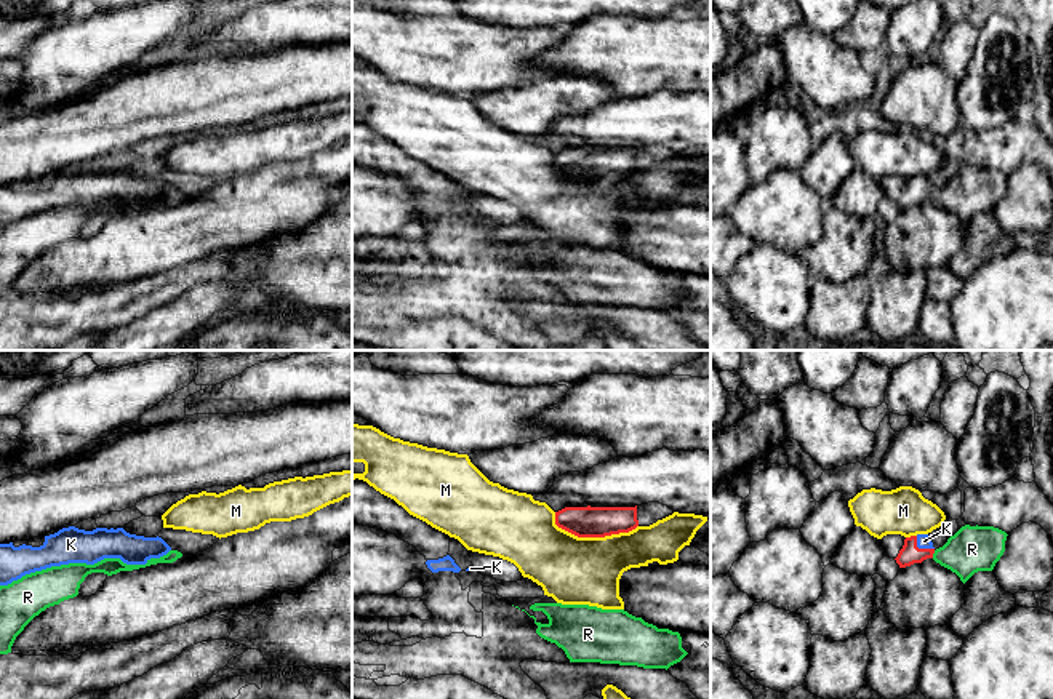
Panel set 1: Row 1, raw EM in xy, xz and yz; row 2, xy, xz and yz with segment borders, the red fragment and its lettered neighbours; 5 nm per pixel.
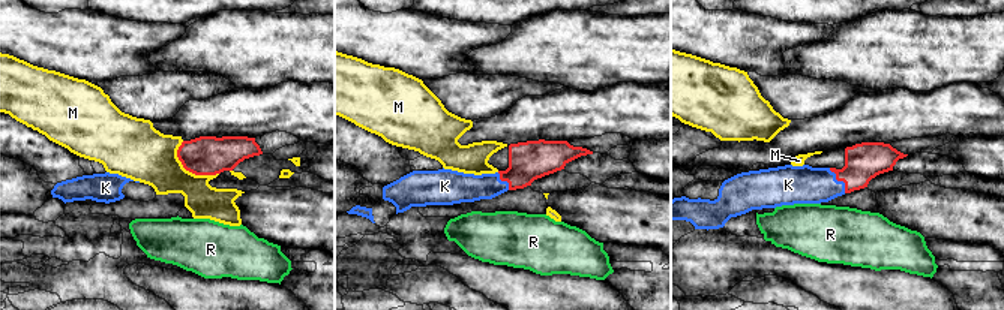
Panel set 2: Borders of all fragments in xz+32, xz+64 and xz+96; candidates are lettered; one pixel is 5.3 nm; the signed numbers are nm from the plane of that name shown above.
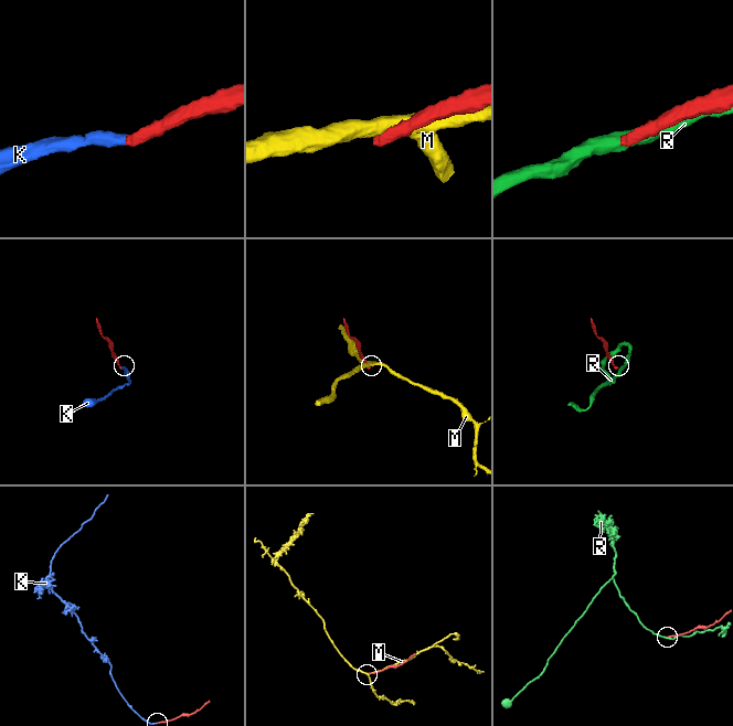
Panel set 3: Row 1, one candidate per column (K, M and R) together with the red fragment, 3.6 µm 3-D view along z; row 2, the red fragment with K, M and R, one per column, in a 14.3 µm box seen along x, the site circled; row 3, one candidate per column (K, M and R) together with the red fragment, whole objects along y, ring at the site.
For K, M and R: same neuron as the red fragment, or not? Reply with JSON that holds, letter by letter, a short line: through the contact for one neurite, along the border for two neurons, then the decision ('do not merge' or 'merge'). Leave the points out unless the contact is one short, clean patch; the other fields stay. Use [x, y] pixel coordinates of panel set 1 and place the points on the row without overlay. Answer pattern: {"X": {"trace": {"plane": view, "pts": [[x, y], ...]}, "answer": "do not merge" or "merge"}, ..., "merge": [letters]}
{"K": {"trace": {"plane": "yz", "pts": [[909, 195], [920, 191], [924, 183]]}, "answer": "merge"}, "M": {"answer": "do not merge"}, "R": {"trace": {"plane": "yz", "pts": [[935, 192], [932, 199]]}, "answer": "do not merge"}, "merge": ["K"]}

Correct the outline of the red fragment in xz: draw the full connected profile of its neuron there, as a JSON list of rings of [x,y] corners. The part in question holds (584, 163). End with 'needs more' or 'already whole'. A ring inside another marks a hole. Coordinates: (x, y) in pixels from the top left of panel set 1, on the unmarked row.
[[[565,149],[555,154],[555,166],[578,179],[605,179],[639,168],[635,149]]] | already whole

